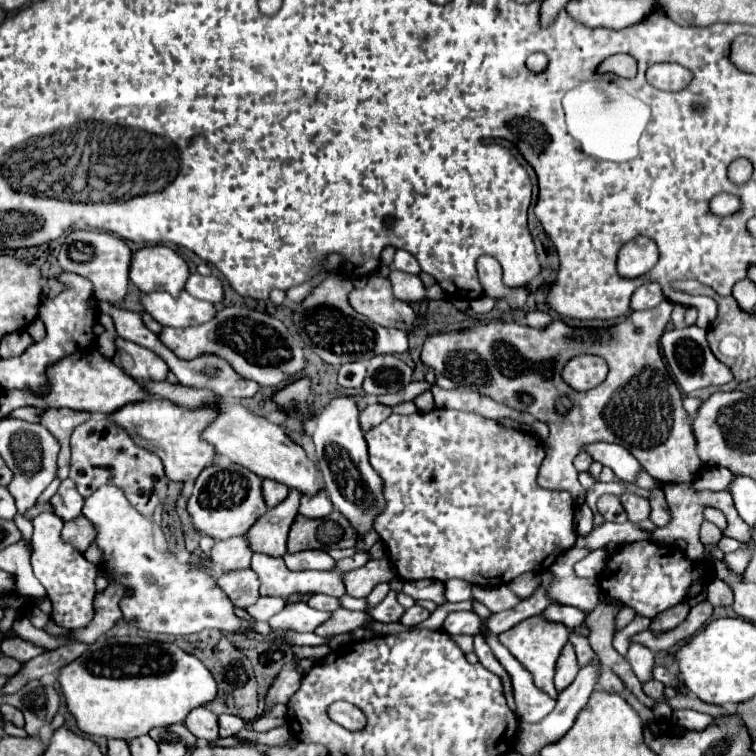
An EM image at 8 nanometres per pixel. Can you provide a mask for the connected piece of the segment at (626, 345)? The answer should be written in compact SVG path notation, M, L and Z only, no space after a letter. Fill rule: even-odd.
M662 300L656 308L652 310L638 310L632 312L630 318L626 318L620 324L614 324L606 330L600 328L574 328L568 326L564 320L552 320L546 328L536 330L530 326L522 326L518 322L490 322L482 326L474 326L464 330L436 333L428 336L422 348L422 362L436 372L444 374L452 382L460 384L462 388L470 386L472 390L490 396L496 402L504 402L506 406L528 412L534 418L546 422L550 426L550 438L546 442L546 458L542 462L540 474L538 474L538 484L542 488L552 488L552 490L568 490L578 504L584 502L584 490L578 484L578 472L574 470L574 456L584 448L584 444L594 444L594 442L616 442L630 450L642 464L642 468L652 474L656 480L660 480L664 486L666 502L670 508L670 522L662 528L656 528L654 540L662 546L672 546L676 540L686 540L688 544L688 556L692 561L703 561L703 544L699 539L699 530L703 522L703 507L714 506L726 514L728 526L724 530L724 536L736 538L738 542L750 542L750 526L738 516L732 496L722 490L722 492L696 492L692 490L690 484L682 482L692 482L700 470L700 458L696 454L696 440L692 434L692 418L682 406L682 394L674 382L672 376L666 376L666 366L660 356L660 336L664 334L666 324L670 322L674 304L668 300ZM580 354L596 354L606 360L610 372L606 382L598 384L592 390L578 392L572 390L562 378L564 362L572 360L574 356Z

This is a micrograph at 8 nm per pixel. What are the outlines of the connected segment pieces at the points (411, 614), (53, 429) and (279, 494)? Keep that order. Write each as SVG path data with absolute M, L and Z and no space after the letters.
M414 604L412 608L408 608L408 610L406 610L406 614L402 614L400 622L402 622L404 626L414 626L414 624L424 622L428 616L430 616L430 612L428 612L428 610L424 610L424 608L420 608L418 604Z
M48 408L40 424L48 428L48 432L60 442L60 456L58 456L58 478L66 480L68 478L68 460L70 460L70 436L76 426L86 422L90 418L88 412L82 410L72 410L72 408Z
M264 480L262 482L262 494L264 494L266 506L272 508L272 506L278 506L280 502L284 502L284 498L290 494L290 490L284 484L278 484L278 482L272 482L272 480Z

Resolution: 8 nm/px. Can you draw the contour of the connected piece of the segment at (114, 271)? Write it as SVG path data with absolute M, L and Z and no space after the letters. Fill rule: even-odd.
M88 230L70 232L58 254L58 264L62 266L62 270L88 278L94 284L94 298L100 302L108 302L112 306L124 302L128 294L130 262L132 262L130 248L120 238L108 232L88 232Z

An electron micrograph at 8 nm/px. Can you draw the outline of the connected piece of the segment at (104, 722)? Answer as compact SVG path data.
M110 636L96 640L58 676L60 692L76 726L92 736L132 740L150 728L180 724L196 706L216 696L216 682L206 666L176 644L152 642L142 636Z

